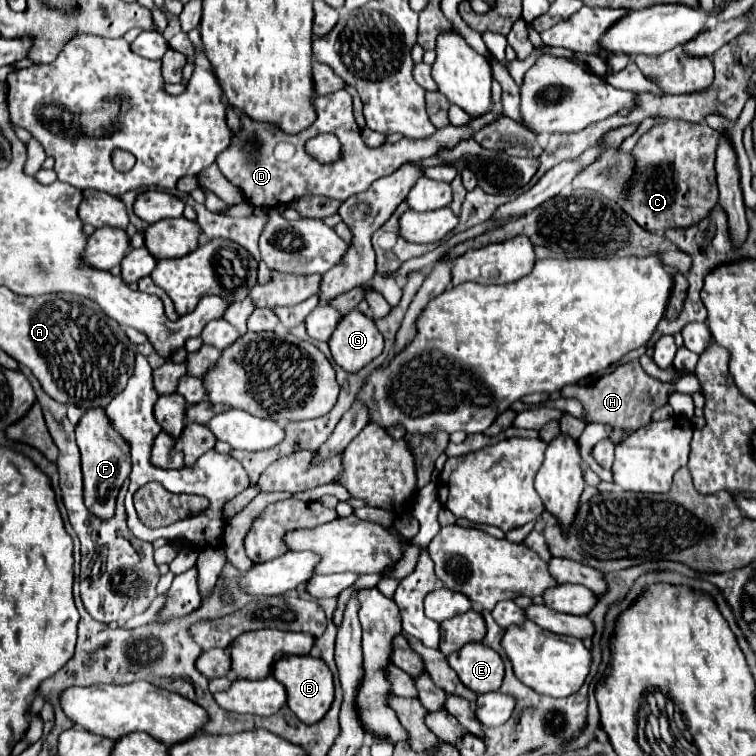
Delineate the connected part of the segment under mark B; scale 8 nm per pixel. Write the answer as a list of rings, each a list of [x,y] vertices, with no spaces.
[[[302,655],[302,657],[282,657],[280,661],[276,661],[274,671],[272,671],[274,679],[278,679],[284,687],[286,687],[286,695],[288,695],[288,707],[296,713],[296,717],[300,721],[304,721],[306,725],[314,725],[318,723],[324,715],[326,709],[330,709],[332,701],[334,701],[334,685],[332,685],[332,671],[328,669],[328,665],[322,659],[310,657],[310,655]]]

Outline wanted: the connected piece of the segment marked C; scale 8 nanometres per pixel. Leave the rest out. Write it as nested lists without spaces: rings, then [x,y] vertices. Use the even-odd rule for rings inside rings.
[[[662,121],[640,137],[632,155],[636,157],[636,179],[632,195],[622,209],[646,231],[688,227],[698,223],[718,203],[714,153],[720,133],[704,123]]]

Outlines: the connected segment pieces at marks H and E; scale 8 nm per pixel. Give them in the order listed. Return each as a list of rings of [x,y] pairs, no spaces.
[[[630,361],[622,367],[616,367],[610,375],[604,375],[600,379],[596,379],[594,383],[586,385],[586,387],[576,387],[576,385],[566,385],[562,389],[562,397],[576,397],[580,399],[580,403],[584,405],[584,423],[606,423],[612,427],[612,433],[608,435],[608,439],[618,445],[620,441],[624,441],[628,435],[632,435],[636,429],[648,425],[652,421],[652,413],[662,407],[664,403],[668,403],[670,395],[676,393],[674,389],[674,381],[658,381],[654,377],[650,377],[640,365],[638,361]]]
[[[482,643],[464,645],[460,651],[448,657],[448,663],[458,673],[462,685],[476,695],[498,691],[502,685],[504,663],[494,649]]]

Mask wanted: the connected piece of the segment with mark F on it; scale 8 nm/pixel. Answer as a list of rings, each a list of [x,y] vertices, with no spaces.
[[[86,409],[82,419],[76,425],[76,443],[80,447],[82,453],[82,473],[84,473],[84,503],[86,507],[98,515],[100,519],[108,519],[114,513],[114,505],[116,505],[116,495],[122,487],[122,483],[128,479],[130,475],[130,449],[126,449],[126,441],[122,441],[122,437],[118,437],[118,431],[114,429],[114,425],[110,425],[106,421],[106,413],[104,409]]]

